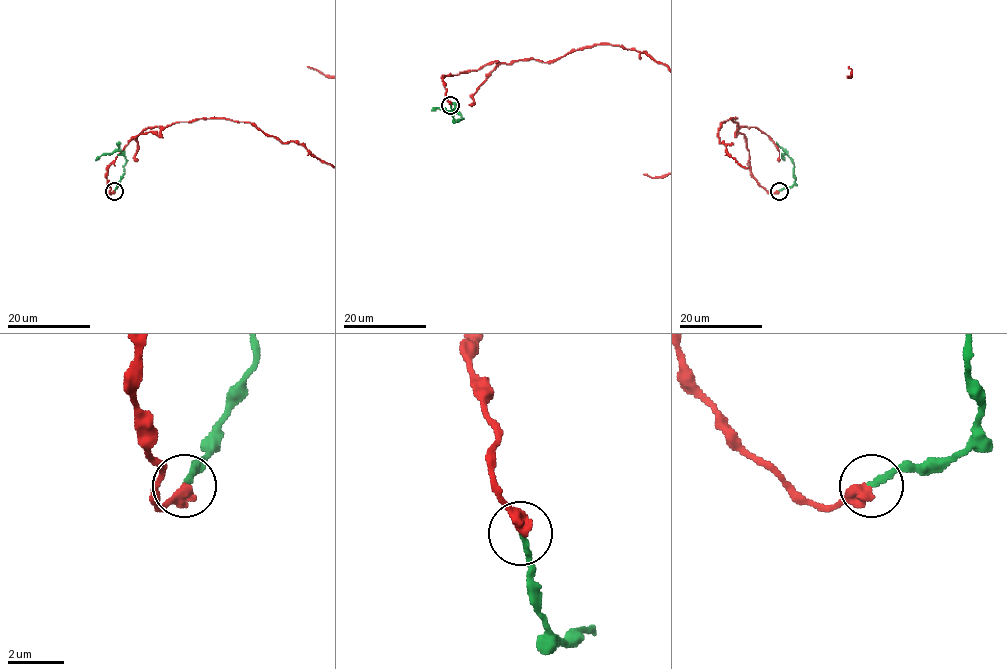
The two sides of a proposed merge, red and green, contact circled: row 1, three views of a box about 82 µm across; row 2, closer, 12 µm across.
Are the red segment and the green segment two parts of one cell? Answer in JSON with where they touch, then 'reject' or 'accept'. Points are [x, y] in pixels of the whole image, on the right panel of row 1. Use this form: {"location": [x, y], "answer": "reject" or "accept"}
{"location": [779, 191], "answer": "accept"}

